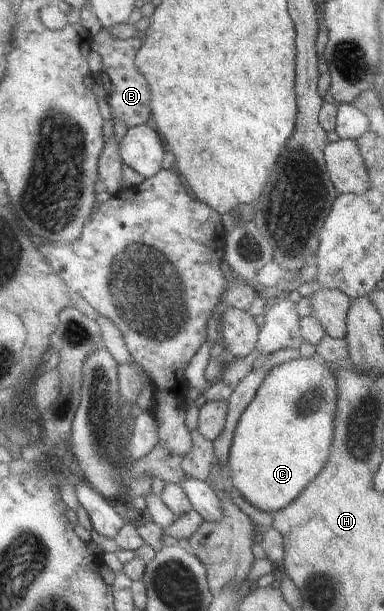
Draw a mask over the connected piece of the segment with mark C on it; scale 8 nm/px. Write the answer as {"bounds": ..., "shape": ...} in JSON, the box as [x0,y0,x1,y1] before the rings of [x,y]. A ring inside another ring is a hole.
{"bounds":[228,357,339,515],"shape":[[[320,357],[298,358],[278,366],[242,416],[228,468],[235,490],[260,510],[273,515],[294,503],[331,460],[338,406],[339,382],[334,370]]]}

